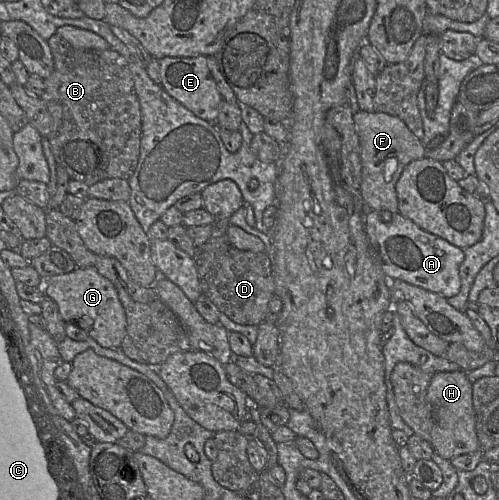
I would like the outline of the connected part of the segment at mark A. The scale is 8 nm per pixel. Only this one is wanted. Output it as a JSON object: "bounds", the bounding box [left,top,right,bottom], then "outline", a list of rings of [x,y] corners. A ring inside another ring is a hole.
{"bounds":[364,210,465,298],"outline":[[[368,210],[364,217],[369,241],[389,279],[400,279],[445,298],[457,295],[461,289],[460,266],[465,250],[431,234],[400,213],[393,214],[390,222],[381,219],[376,210]]]}

